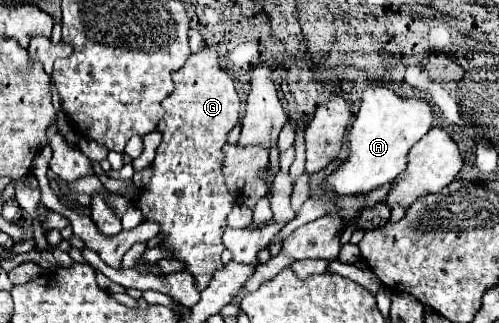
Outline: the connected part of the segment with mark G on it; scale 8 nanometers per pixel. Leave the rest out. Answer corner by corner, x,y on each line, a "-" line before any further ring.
205,46
197,54
191,54
183,68
173,72
173,82
175,90
161,102
165,114
157,130
161,130
163,140
153,162
153,178
147,186
143,186
141,196
137,198
137,206
143,212
145,220
161,224
161,232
167,236
163,240
163,246
173,250
171,258
187,262
187,270
195,276
199,290
203,290
211,282
215,270
223,268
221,252
225,250
225,246
221,242
221,236
227,226
227,214
237,204
237,196
229,192
223,176
223,146
227,144
229,132
239,122
241,100
237,96
233,78
221,68
221,56
215,46

